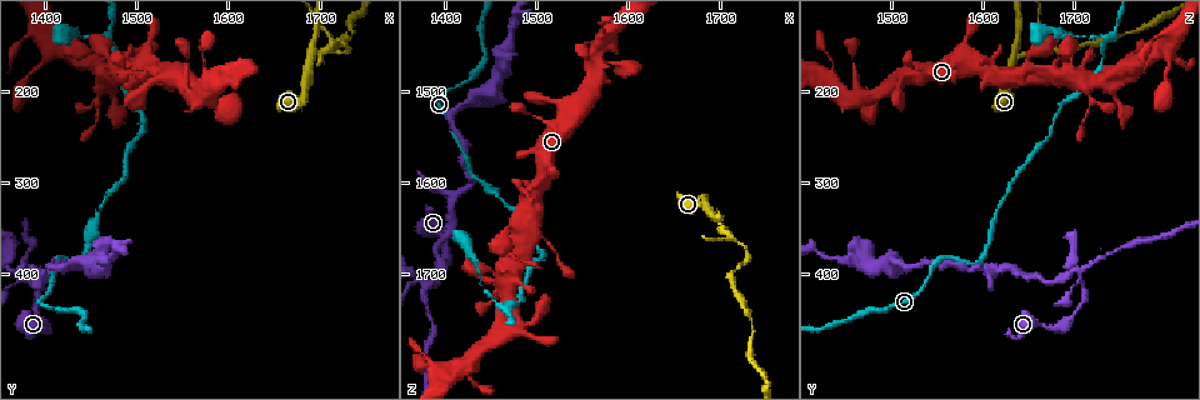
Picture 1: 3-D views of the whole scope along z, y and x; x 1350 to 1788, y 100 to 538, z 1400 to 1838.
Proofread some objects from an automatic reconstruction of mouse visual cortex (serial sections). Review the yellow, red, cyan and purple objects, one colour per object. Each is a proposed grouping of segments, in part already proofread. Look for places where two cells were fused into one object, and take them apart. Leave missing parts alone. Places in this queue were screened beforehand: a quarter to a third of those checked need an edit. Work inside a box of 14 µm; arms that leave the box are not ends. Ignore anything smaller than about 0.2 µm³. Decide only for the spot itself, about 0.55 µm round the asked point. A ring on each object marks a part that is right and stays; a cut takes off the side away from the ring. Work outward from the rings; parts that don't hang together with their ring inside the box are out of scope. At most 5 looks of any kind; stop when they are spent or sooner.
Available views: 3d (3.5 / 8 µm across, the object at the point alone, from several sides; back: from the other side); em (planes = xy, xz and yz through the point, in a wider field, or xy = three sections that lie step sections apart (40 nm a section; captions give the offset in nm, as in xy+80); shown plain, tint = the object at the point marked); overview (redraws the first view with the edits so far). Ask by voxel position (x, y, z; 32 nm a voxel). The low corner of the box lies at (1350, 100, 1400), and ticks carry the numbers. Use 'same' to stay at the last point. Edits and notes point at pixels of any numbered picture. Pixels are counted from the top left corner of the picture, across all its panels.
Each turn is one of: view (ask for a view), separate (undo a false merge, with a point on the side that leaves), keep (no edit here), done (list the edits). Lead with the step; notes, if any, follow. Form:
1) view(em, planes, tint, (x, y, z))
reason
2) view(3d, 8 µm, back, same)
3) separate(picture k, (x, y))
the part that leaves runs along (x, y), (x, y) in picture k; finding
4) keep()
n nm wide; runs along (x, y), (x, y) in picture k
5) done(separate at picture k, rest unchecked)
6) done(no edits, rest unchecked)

view(3d, 8 µm, back, (1690, 170, 1630))
arms part here

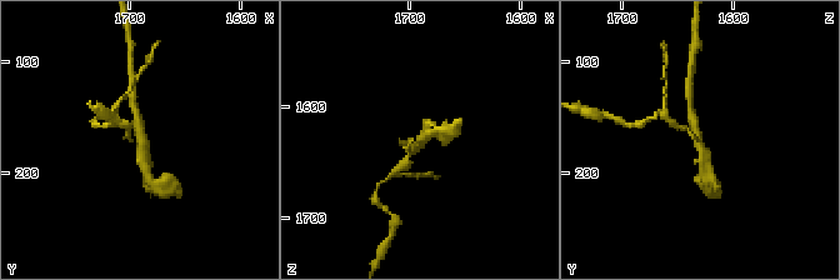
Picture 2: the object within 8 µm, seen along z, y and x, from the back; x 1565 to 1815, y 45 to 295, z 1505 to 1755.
view(em, planes, tint, (1688, 172, 1634))

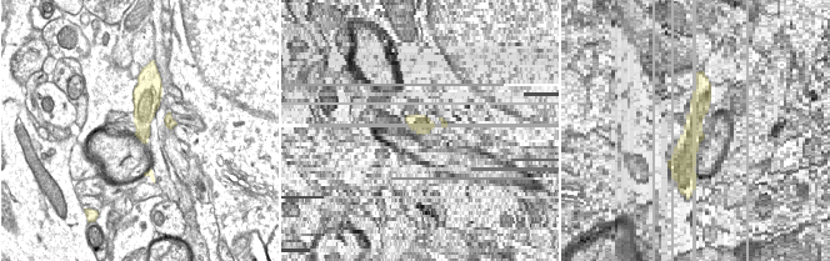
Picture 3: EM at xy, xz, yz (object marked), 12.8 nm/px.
separate(picture 2, (406, 164))
the part that leaves runs along (410, 143), (405, 164), (388, 176) in picture 2; a second cell is stuck on

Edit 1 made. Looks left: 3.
view(overview)

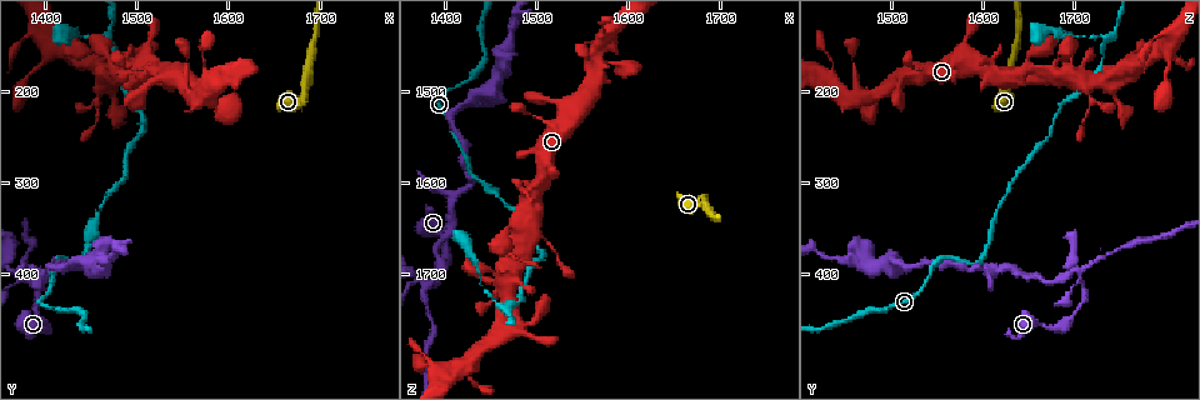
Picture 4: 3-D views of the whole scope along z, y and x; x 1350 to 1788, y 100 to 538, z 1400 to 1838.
view(3d, 3.5 µm, (1470, 145, 1735))

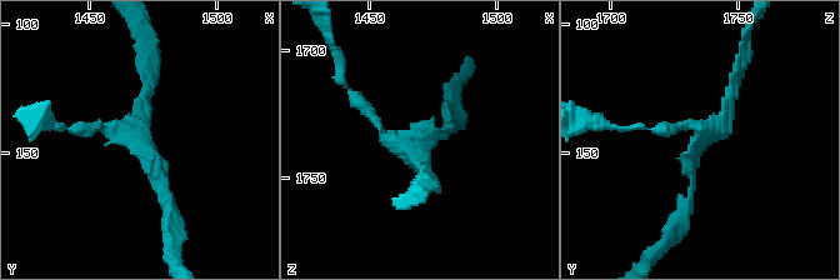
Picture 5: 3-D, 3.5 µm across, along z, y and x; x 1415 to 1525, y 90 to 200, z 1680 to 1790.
view(em, xy, step 5, tint, (1467, 144, 1735))
3 arms; arms of 100, 100, 150 nm; now the EM

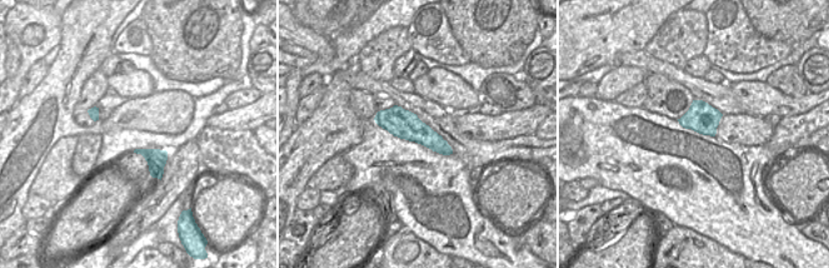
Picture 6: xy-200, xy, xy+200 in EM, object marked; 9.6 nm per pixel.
keep()
280 nm wide; runs along (169, 206), (134, 138), (73, 130) in picture 5; continuous, no second cell

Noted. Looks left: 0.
done(separate at picture 2, rest unchecked)

